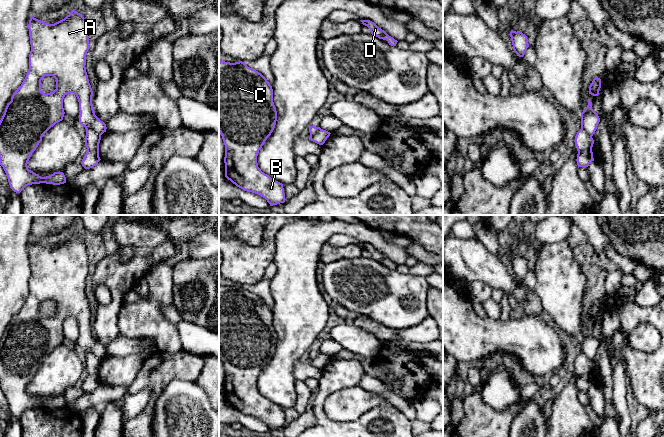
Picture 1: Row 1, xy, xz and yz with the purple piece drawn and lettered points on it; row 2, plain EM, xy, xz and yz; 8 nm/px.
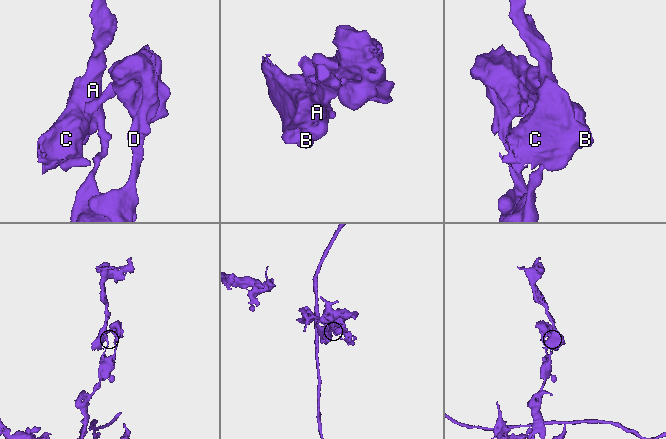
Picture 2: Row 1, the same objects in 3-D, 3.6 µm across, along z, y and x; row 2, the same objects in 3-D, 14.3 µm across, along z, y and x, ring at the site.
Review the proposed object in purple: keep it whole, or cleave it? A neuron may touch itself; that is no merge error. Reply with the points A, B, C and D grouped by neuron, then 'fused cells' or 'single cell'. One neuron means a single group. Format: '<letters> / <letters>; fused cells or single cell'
A B C / D; fused cells

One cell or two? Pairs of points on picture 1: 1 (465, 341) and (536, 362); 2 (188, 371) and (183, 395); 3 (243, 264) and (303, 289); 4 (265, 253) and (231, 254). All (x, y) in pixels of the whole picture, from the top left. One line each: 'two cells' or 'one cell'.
1: one cell
2: two cells
3: two cells
4: one cell

